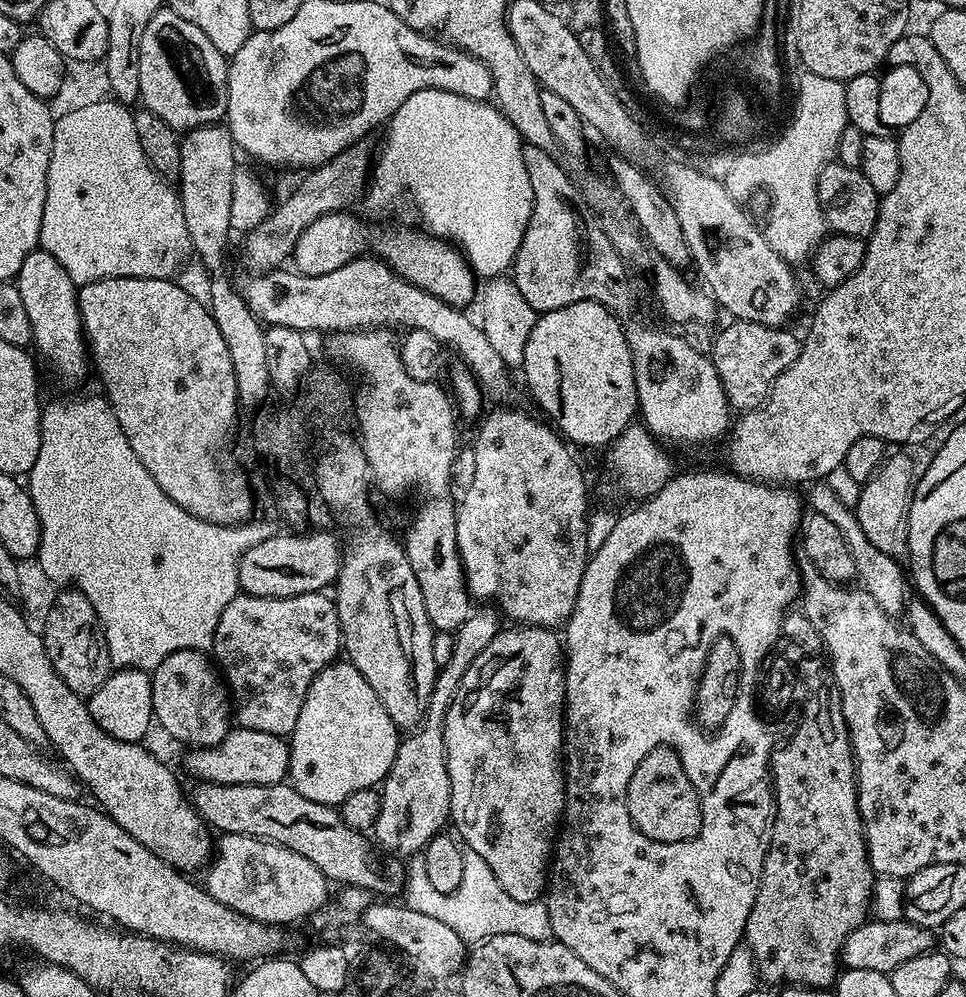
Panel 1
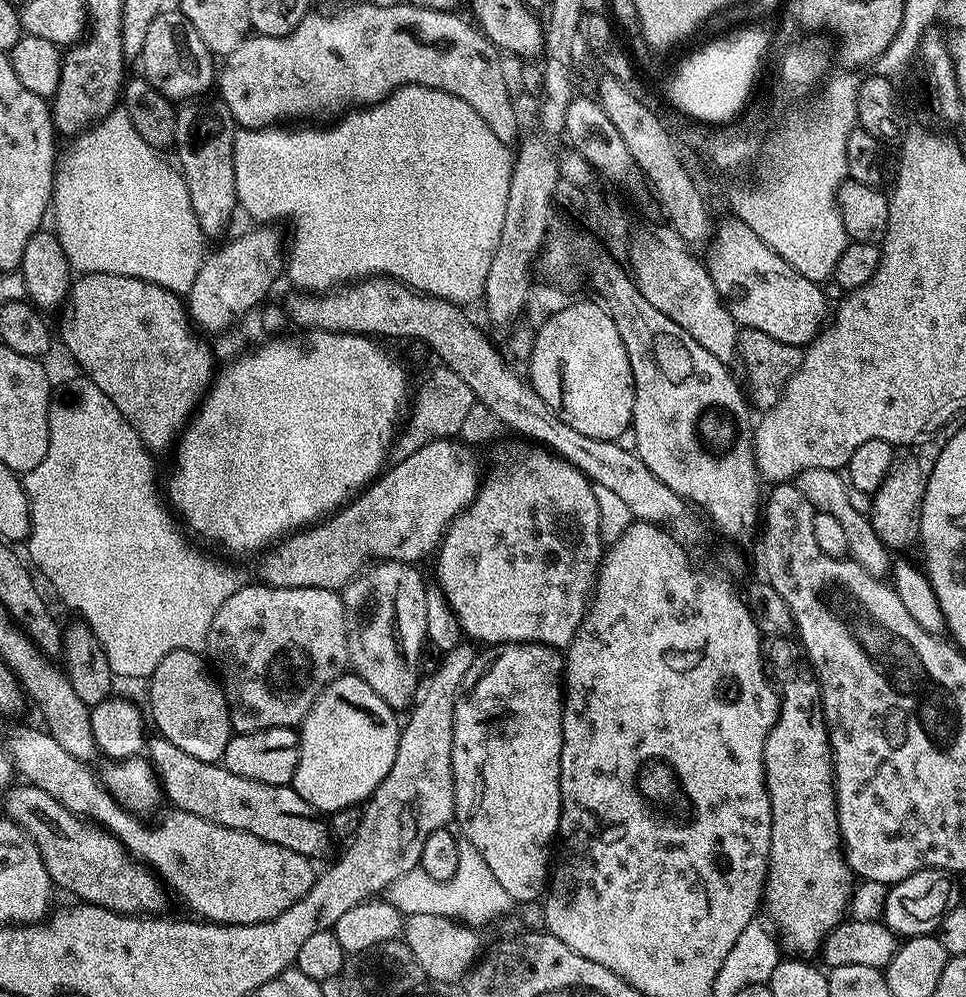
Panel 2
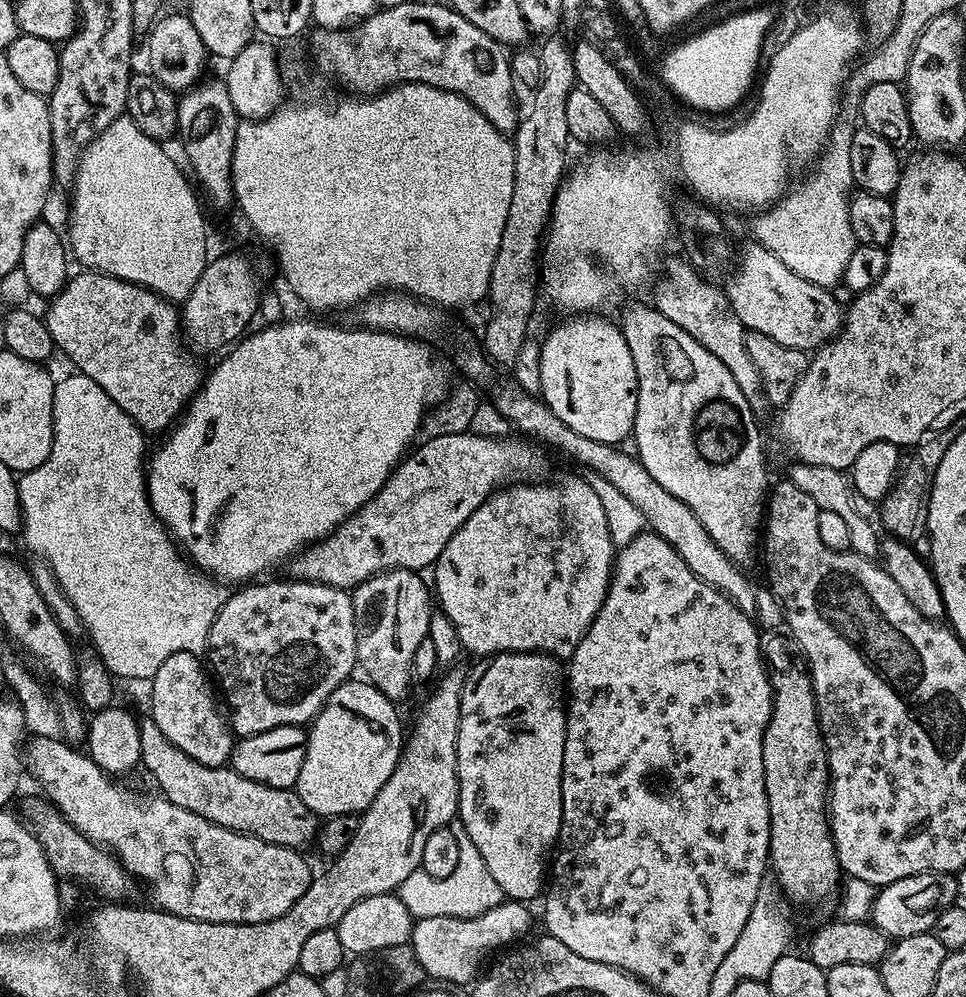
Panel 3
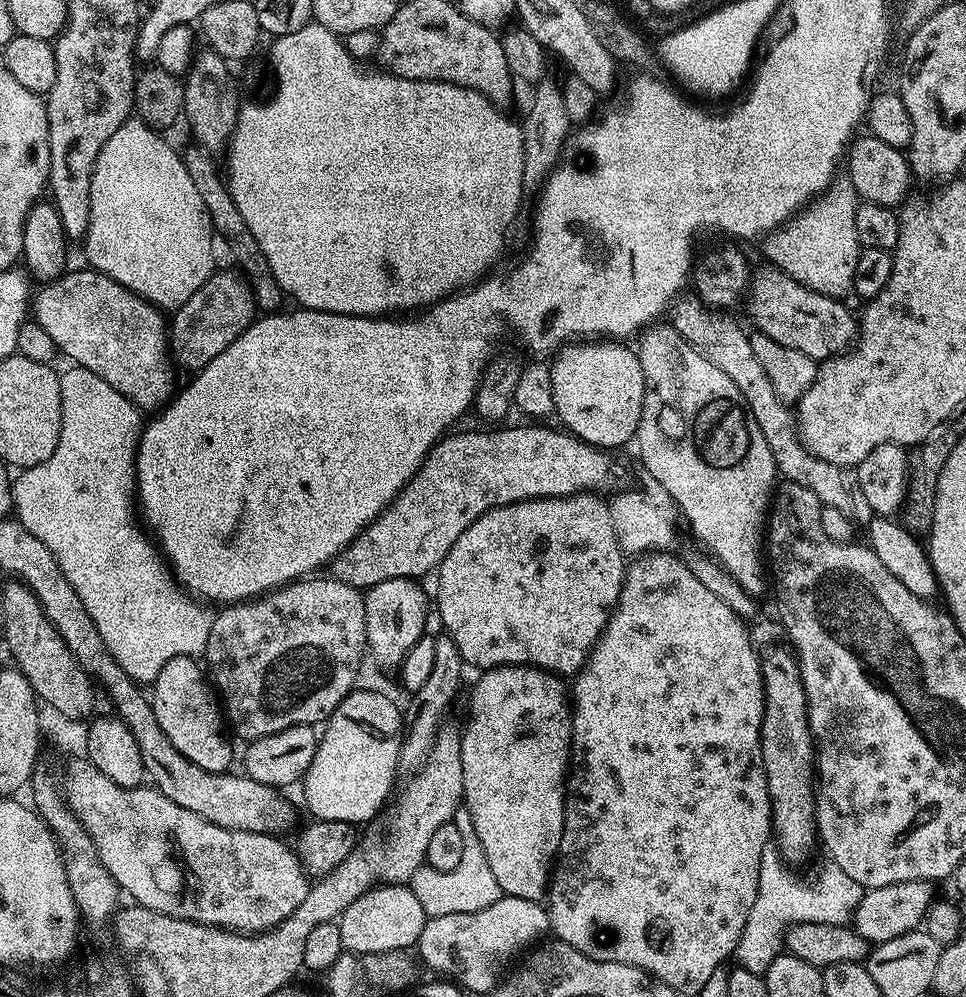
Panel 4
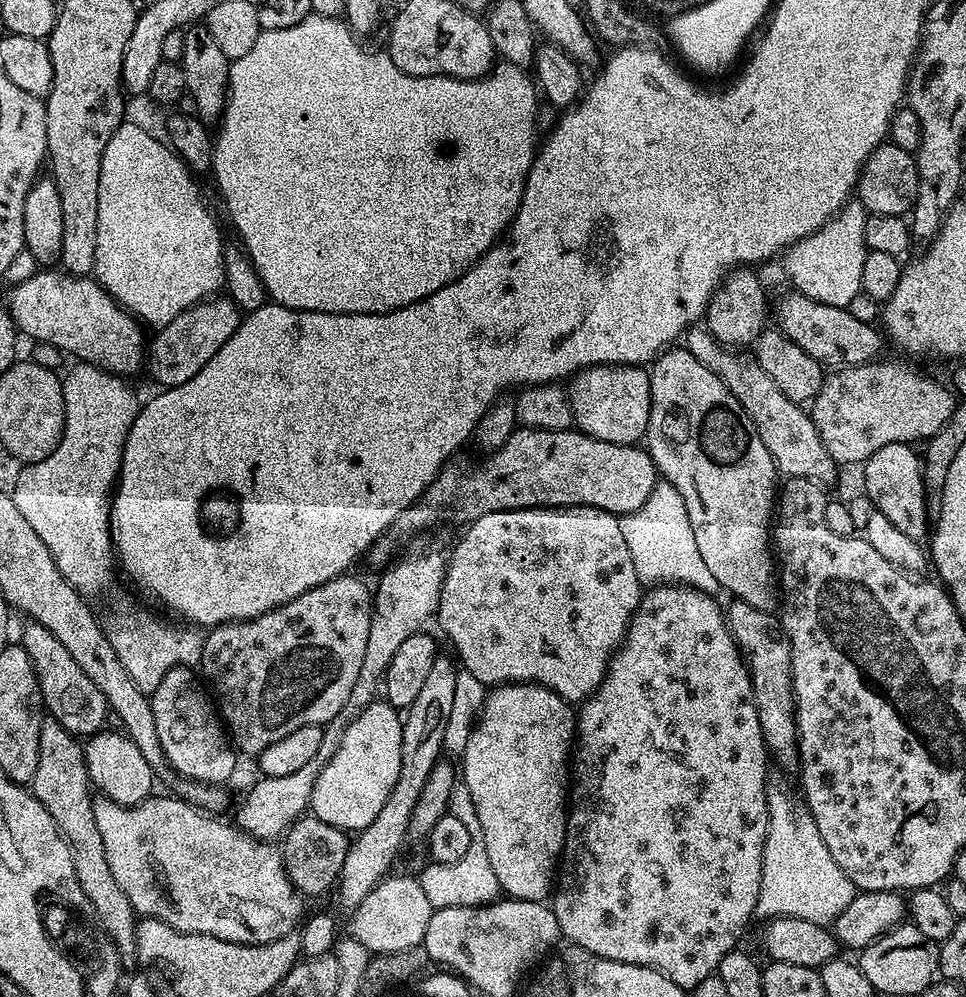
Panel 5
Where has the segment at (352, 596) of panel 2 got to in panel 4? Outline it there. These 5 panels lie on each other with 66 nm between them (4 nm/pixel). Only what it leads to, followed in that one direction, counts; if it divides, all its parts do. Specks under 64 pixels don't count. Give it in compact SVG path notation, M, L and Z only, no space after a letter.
M394 578L378 582L363 593L366 652L384 668L399 669L408 651L425 635L424 623L430 612L430 596L412 578Z

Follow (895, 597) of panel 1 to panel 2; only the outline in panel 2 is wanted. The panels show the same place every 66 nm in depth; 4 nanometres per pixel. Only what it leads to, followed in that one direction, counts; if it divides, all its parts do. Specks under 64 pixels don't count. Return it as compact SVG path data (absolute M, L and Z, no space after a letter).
M831 468L806 470L801 476L796 477L794 483L798 490L802 490L802 494L806 494L806 498L812 503L816 512L831 514L842 526L842 531L846 533L848 556L860 563L862 570L879 578L887 577L893 571L894 560L893 557L888 557L891 556L889 548L882 542L882 538L878 538L871 519L865 513L863 516L856 509L856 504L852 501L853 493L850 491L850 485L839 471Z

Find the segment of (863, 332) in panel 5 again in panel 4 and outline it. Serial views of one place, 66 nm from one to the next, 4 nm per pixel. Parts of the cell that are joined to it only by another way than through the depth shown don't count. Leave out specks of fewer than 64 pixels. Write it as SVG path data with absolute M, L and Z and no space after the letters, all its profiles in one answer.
M756 268L746 293L746 308L755 327L765 332L774 342L802 350L811 360L823 362L853 347L858 335L858 320L843 299L818 294L790 278L781 268Z

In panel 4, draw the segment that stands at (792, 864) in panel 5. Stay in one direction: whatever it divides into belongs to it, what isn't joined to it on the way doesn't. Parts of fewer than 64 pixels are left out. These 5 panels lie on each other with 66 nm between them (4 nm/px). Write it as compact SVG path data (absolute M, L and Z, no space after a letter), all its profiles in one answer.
M765 847L758 870L758 894L754 898L746 930L742 930L742 938L734 953L739 967L761 974L767 972L774 958L782 955L784 933L793 924L818 922L847 925L851 921L866 889L854 882L854 878L850 878L850 874L843 872L838 865L831 862L825 865L820 877L811 884L792 869L795 867L785 863L775 847Z

